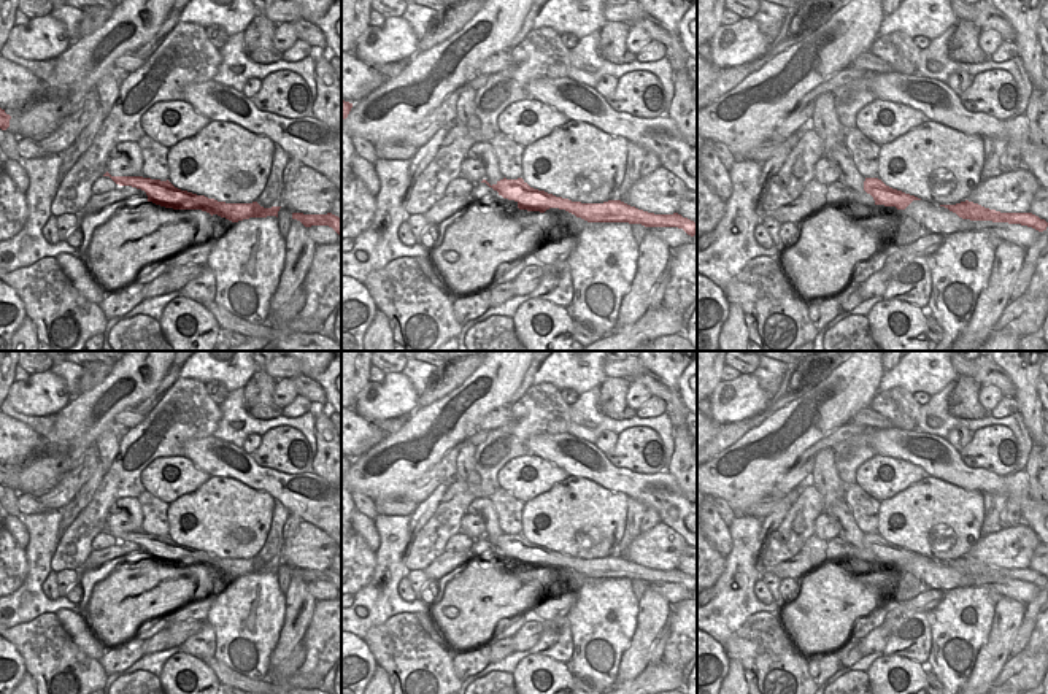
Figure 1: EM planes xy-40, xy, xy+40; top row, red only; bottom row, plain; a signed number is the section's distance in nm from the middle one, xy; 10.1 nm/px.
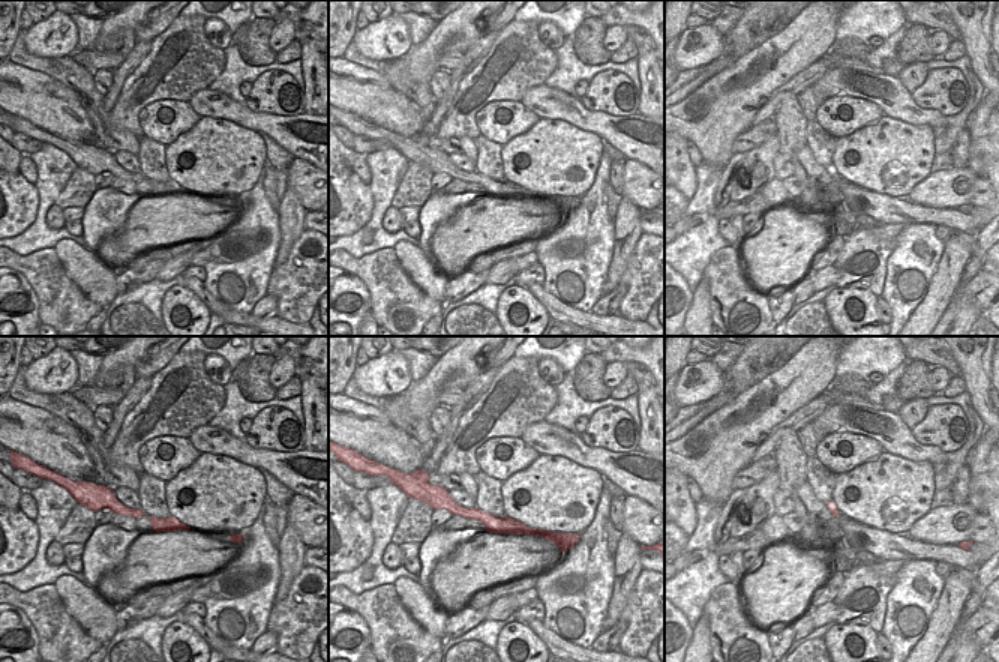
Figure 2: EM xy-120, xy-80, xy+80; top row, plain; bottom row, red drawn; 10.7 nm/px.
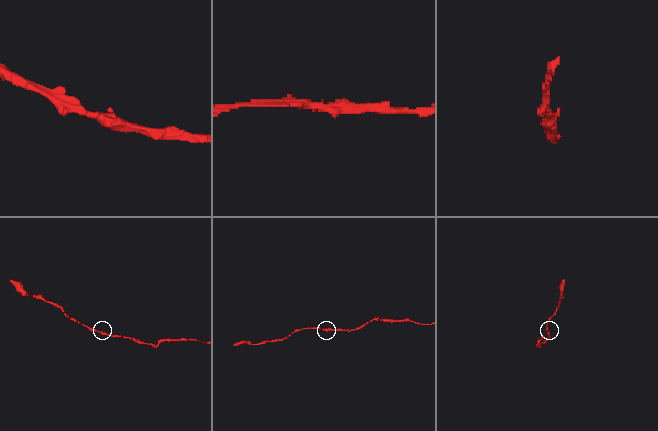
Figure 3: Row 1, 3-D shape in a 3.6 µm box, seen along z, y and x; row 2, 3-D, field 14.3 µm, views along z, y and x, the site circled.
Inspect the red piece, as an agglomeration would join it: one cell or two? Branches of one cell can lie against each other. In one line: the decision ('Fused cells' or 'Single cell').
Single cell.

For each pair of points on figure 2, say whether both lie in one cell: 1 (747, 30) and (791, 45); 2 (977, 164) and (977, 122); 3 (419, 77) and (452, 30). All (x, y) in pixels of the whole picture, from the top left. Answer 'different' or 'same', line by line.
1: different
2: same
3: same

